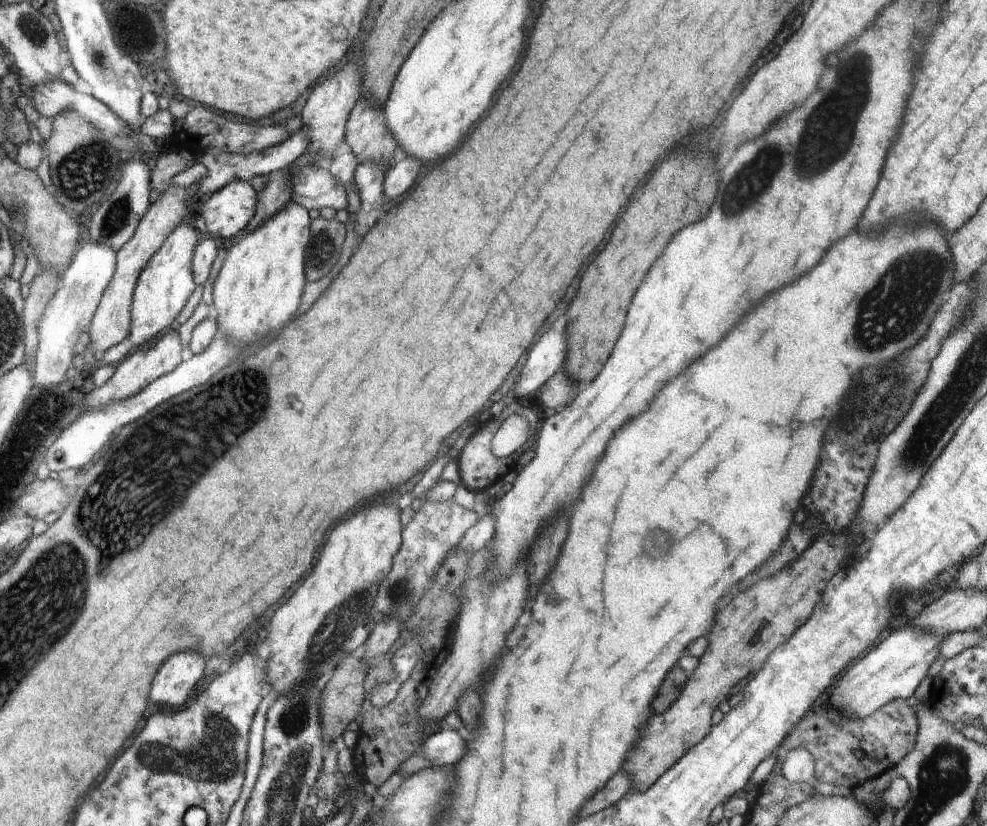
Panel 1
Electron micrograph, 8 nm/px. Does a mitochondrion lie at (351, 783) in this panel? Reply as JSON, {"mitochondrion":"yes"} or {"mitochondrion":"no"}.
{"mitochondrion":"no"}

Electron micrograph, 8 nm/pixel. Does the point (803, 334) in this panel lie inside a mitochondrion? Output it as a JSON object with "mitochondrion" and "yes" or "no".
{"mitochondrion":"no"}

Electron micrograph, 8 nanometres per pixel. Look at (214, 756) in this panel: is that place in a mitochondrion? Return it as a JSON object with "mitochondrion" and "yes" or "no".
{"mitochondrion":"yes"}

